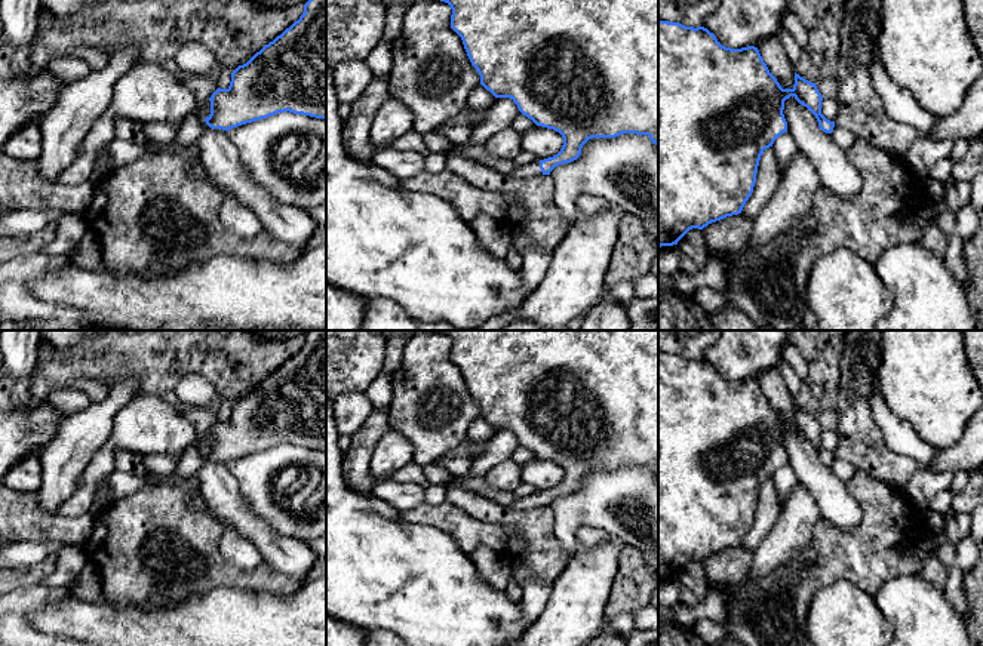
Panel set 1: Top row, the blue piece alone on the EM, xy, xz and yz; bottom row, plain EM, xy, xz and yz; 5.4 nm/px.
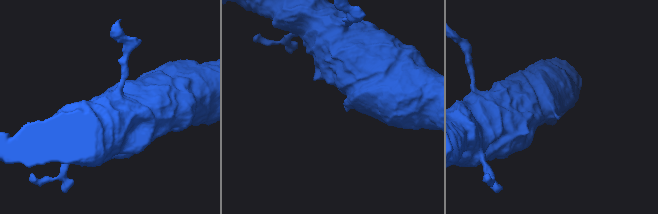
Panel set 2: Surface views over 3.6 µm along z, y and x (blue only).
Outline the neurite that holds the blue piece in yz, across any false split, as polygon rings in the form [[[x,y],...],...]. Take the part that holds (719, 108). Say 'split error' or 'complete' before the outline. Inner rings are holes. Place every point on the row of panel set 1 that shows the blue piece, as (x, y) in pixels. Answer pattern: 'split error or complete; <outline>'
complete; [[[658,21],[658,247],[678,244],[692,228],[741,213],[753,193],[762,153],[787,132],[783,110],[790,96],[815,116],[823,132],[832,133],[835,121],[821,114],[823,96],[815,83],[795,73],[793,87],[783,89],[758,47],[725,47],[704,27]]]

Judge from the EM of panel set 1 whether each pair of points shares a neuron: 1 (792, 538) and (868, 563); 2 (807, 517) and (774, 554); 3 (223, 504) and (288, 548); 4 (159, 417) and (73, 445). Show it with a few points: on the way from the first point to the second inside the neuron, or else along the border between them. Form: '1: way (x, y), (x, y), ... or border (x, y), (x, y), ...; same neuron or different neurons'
1: border (820, 517), (811, 541), (782, 566); different neurons
2: way (798, 526), (780, 545); same neuron
3: way (239, 516), (272, 544); same neuron
4: border (128, 403), (116, 414), (108, 439), (89, 461); different neurons

